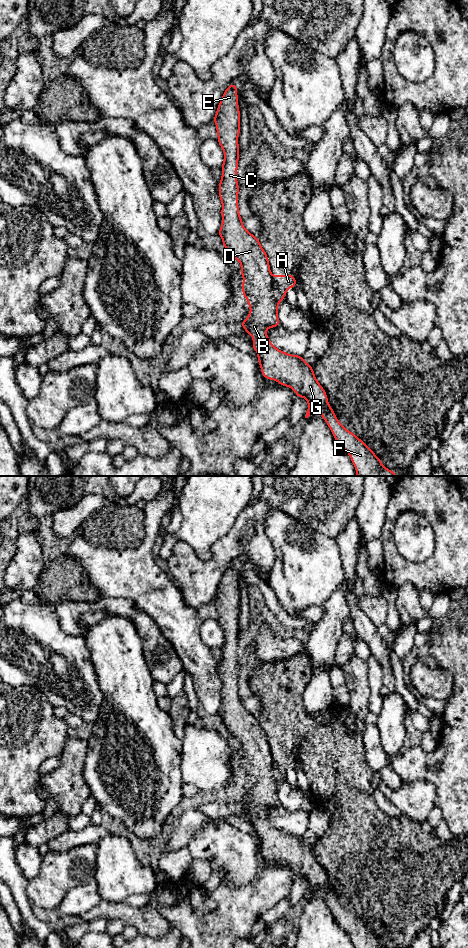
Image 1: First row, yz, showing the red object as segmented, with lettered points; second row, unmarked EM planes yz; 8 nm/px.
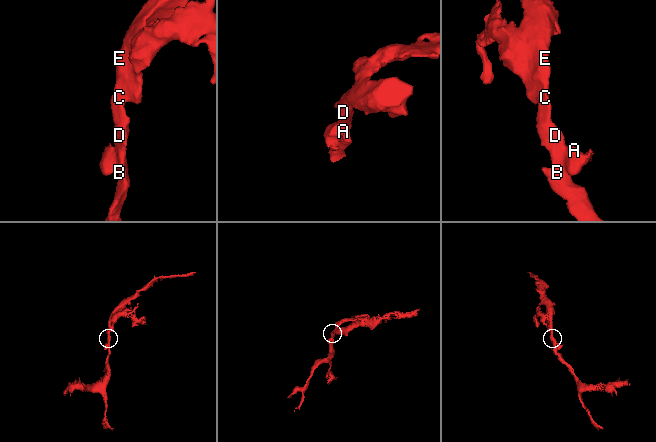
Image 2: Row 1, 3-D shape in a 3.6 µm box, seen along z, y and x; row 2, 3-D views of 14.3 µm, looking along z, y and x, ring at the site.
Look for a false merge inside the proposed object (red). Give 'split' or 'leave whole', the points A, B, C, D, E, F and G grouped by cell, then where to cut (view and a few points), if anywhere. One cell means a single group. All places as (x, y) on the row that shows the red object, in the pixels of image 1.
split; groups A / B C D E F G; cut yz (272, 277), (272, 293), (277, 307)

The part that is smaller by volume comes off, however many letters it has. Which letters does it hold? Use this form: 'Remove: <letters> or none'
Remove: A

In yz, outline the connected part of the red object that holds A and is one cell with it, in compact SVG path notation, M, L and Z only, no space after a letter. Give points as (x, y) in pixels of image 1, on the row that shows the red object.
M275 275L273 277L273 294L276 307L278 308L280 301L285 299L288 288L295 288L296 278L294 275Z

